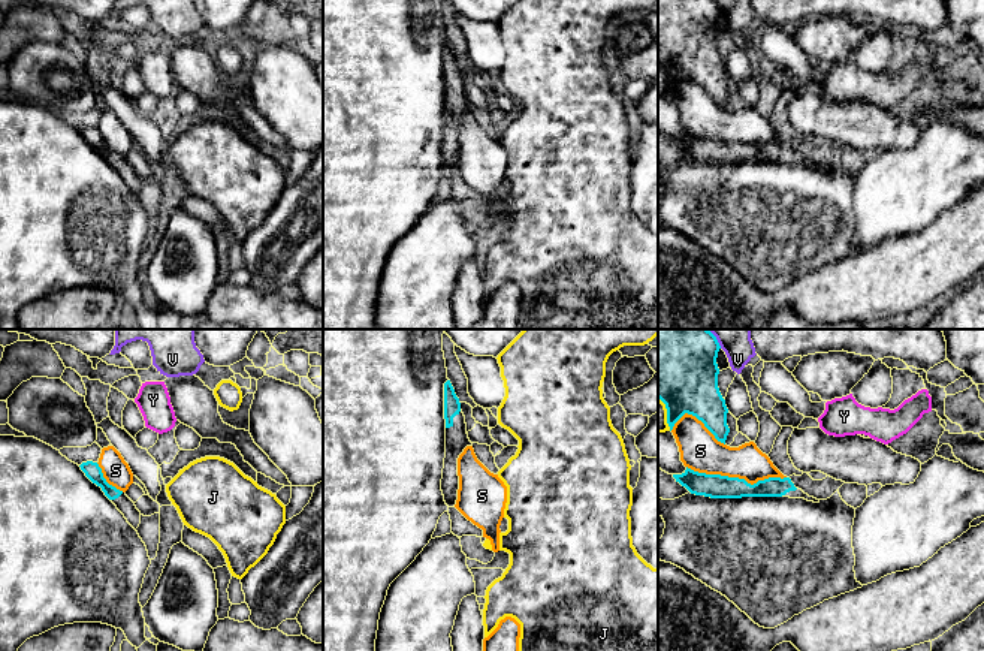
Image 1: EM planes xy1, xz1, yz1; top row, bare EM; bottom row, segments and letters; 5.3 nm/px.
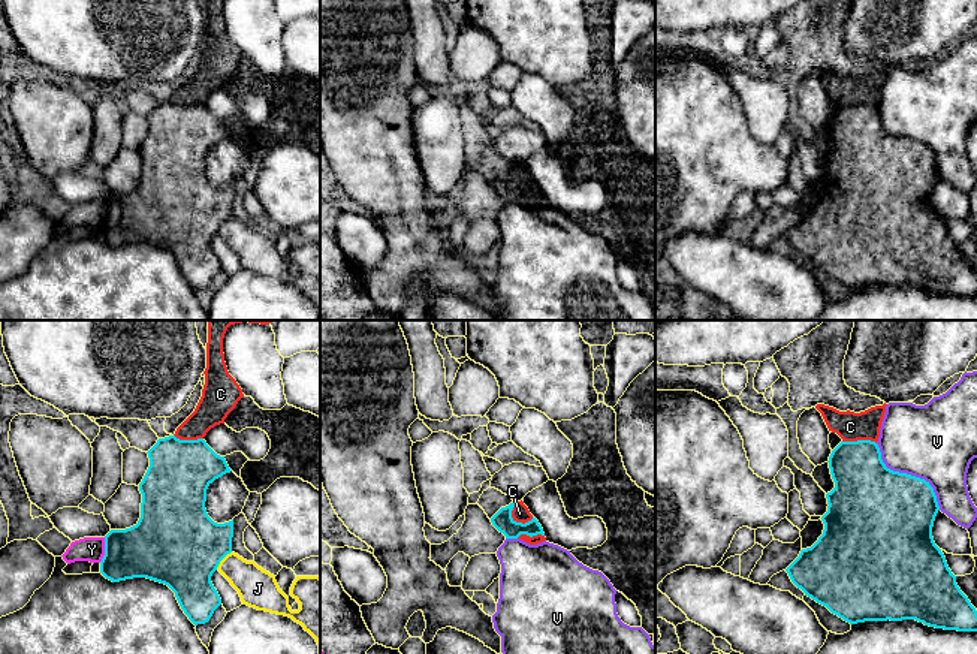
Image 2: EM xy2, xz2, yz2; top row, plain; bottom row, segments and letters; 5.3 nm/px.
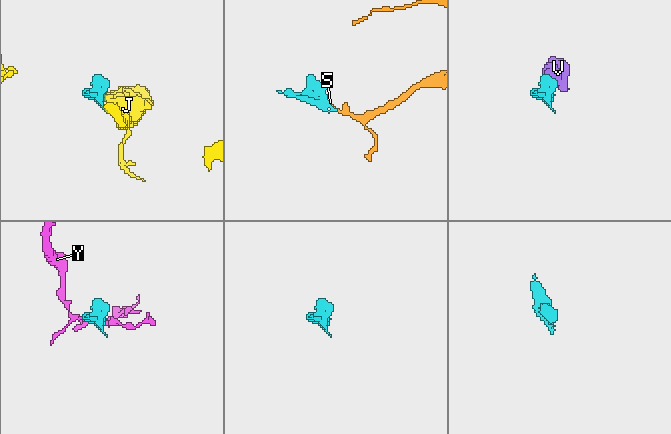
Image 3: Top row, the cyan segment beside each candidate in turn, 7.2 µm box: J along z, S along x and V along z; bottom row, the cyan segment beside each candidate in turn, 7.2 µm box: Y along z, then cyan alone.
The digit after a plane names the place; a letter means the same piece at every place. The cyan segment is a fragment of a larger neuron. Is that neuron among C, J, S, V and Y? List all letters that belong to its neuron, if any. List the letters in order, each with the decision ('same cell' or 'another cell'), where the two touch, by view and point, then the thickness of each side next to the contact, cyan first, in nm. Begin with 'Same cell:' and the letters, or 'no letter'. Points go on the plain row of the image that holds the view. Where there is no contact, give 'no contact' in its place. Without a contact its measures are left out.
Same cell: no letter
C: another cell; meets cyan in xz2 at (512, 183); 110 nm thick on the cyan side, 90 nm on the other
J: another cell; meets cyan in xy2 at (222, 223); 440 nm thick on the cyan side, 220 nm on the other
S: another cell; meets cyan in yz1 at (736, 142); 130 nm thick on the cyan side, 220 nm on the other
V: another cell; meets cyan in yz2 at (908, 139); 480 nm thick on the cyan side, 420 nm on the other
Y: another cell; meets cyan in xy2 at (105, 214); 320 nm thick on the cyan side, 130 nm on the other

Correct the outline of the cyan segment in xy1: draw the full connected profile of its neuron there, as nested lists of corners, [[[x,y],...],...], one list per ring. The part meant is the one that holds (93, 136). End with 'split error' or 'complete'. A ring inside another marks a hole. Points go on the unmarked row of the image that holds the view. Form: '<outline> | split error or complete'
[[[87,126],[82,127],[79,132],[93,148],[102,153],[105,160],[117,171],[117,174],[124,180],[127,187],[136,195],[141,189],[141,177],[136,174],[135,168],[126,160],[126,157],[117,154],[106,147],[97,127]]] | split error

